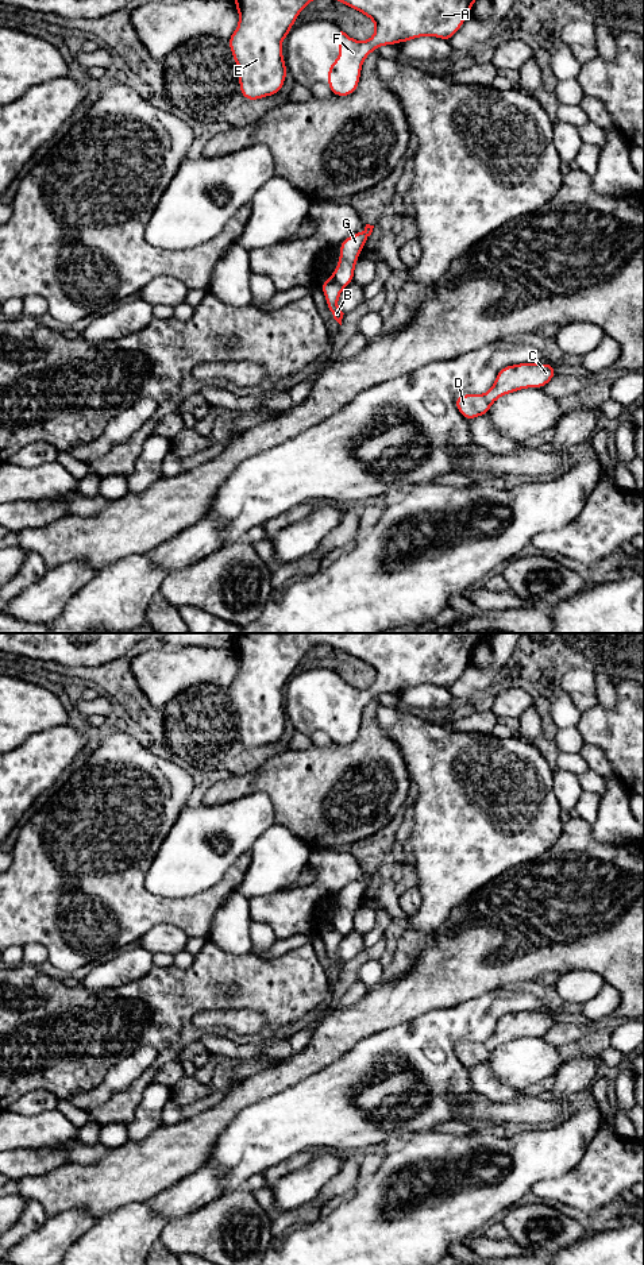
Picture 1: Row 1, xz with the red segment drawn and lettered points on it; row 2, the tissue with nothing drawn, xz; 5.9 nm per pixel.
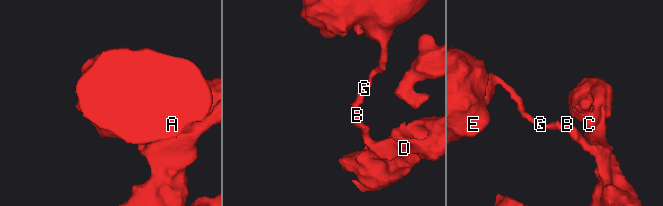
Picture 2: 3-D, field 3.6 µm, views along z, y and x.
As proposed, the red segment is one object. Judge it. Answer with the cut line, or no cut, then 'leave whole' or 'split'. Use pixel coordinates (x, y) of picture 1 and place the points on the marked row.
xz (331, 277), (343, 288) | split

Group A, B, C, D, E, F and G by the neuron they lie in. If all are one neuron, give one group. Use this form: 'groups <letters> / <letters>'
groups A E F G / B C D

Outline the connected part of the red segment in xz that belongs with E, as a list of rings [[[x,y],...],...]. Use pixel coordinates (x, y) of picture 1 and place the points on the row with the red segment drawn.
[[[234,0],[239,24],[228,39],[239,69],[242,96],[254,101],[277,95],[286,80],[281,43],[312,0]]]

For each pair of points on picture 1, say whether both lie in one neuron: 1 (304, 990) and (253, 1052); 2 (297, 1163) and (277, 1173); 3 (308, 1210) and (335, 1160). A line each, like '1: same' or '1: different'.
1: different
2: same
3: different

